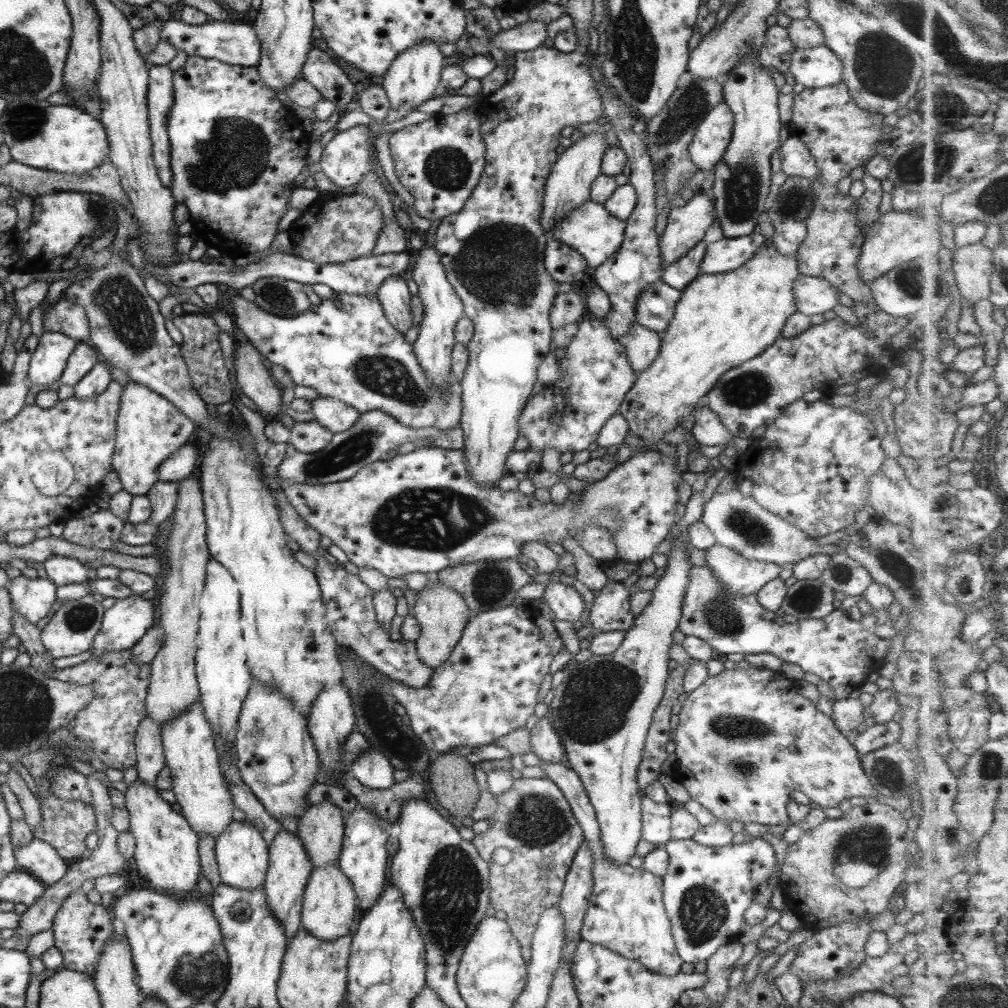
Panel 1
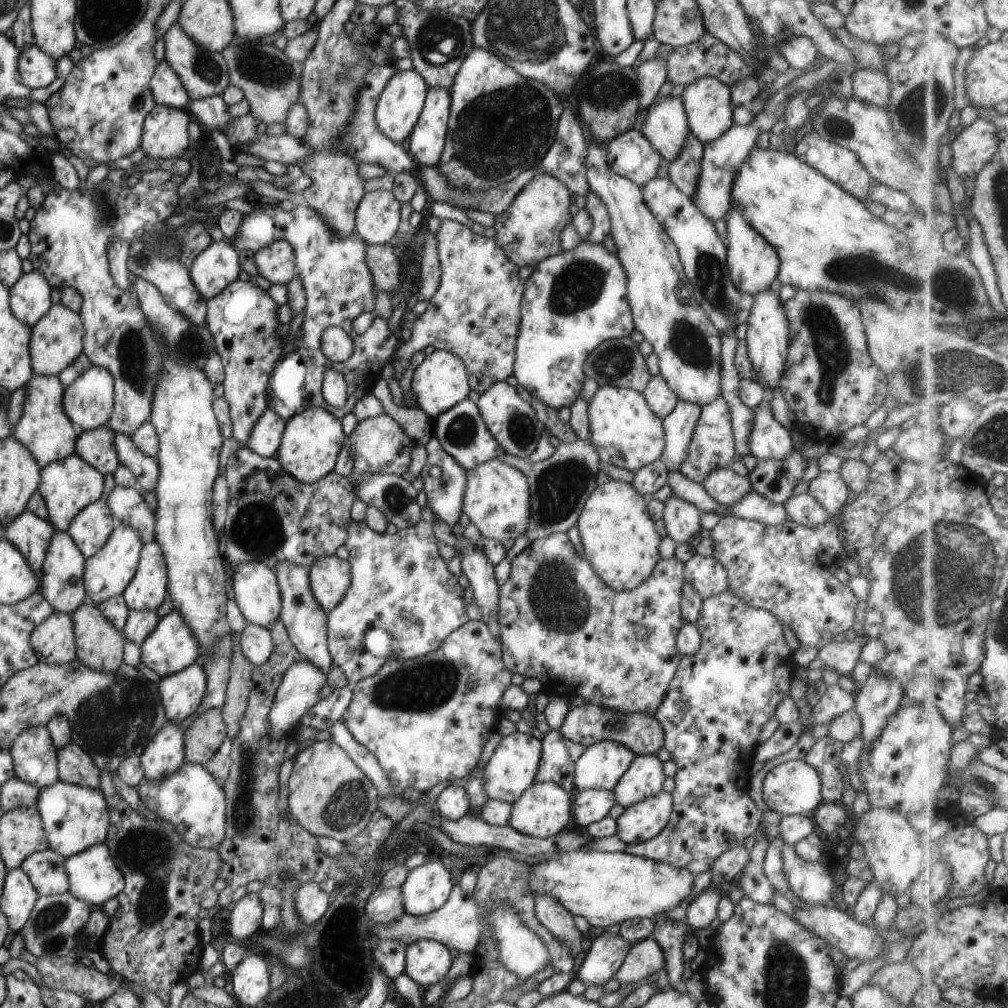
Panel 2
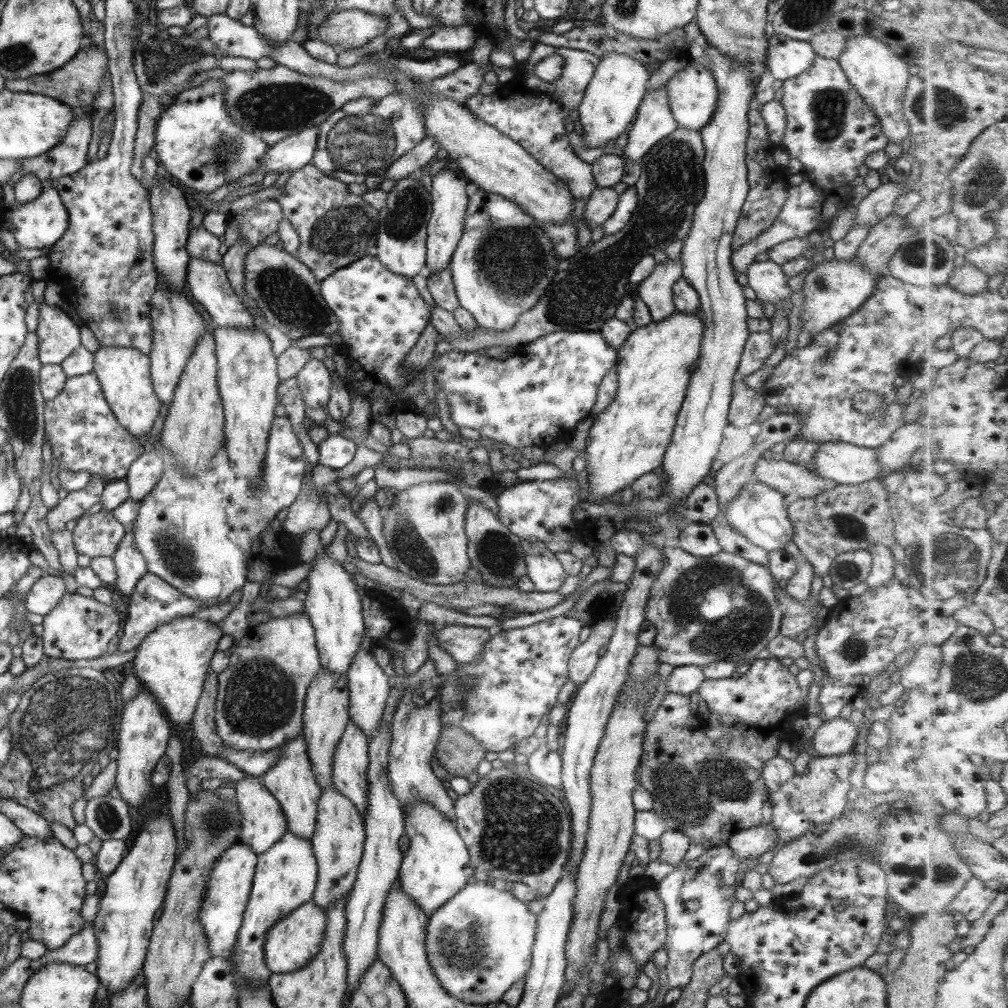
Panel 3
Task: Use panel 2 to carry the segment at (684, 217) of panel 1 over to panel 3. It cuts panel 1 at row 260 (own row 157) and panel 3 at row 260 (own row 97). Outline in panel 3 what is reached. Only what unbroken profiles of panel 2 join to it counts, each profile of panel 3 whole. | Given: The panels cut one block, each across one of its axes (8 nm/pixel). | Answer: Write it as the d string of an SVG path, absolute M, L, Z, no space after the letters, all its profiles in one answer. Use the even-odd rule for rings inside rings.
M667 258L655 264L651 274L637 285L635 295L643 304L646 304L653 323L665 320L667 316L676 312L672 299L672 288L681 276L680 260Z

